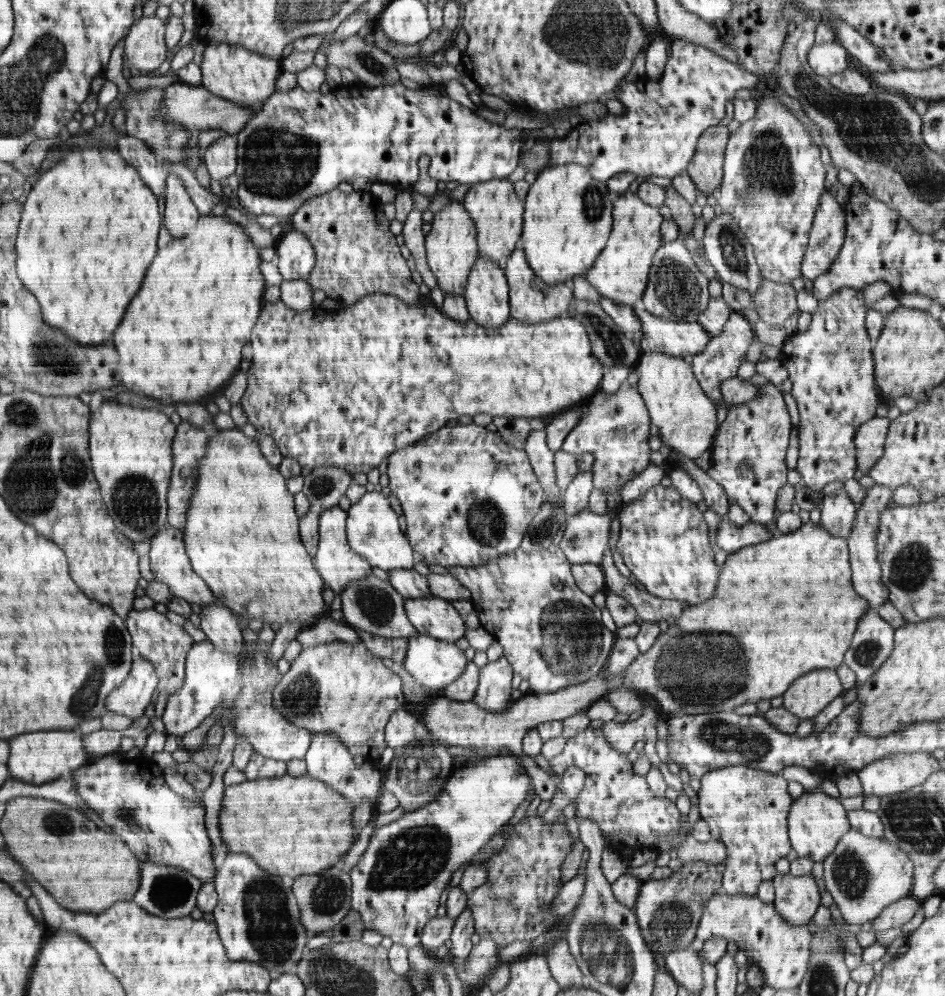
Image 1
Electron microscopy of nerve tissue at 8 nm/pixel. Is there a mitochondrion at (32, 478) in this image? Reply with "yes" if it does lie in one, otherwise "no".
yes

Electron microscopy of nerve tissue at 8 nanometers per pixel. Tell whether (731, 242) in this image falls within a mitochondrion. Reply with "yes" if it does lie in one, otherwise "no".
yes

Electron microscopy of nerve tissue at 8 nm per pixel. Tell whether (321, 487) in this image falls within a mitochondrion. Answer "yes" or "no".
yes

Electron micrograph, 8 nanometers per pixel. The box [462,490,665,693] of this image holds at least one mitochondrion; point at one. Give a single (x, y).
(569, 640)

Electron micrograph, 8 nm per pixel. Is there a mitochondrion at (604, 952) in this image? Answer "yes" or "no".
yes

